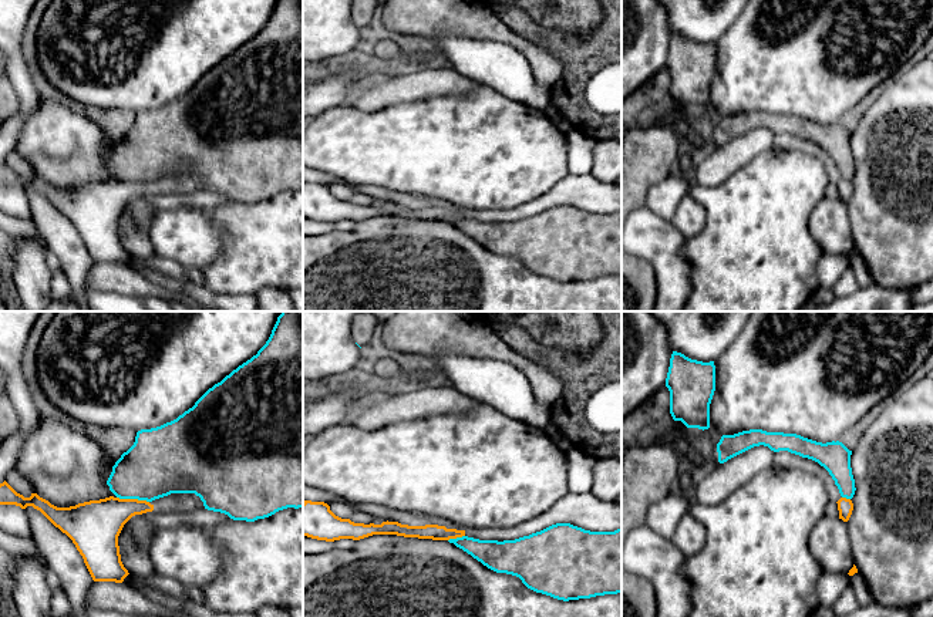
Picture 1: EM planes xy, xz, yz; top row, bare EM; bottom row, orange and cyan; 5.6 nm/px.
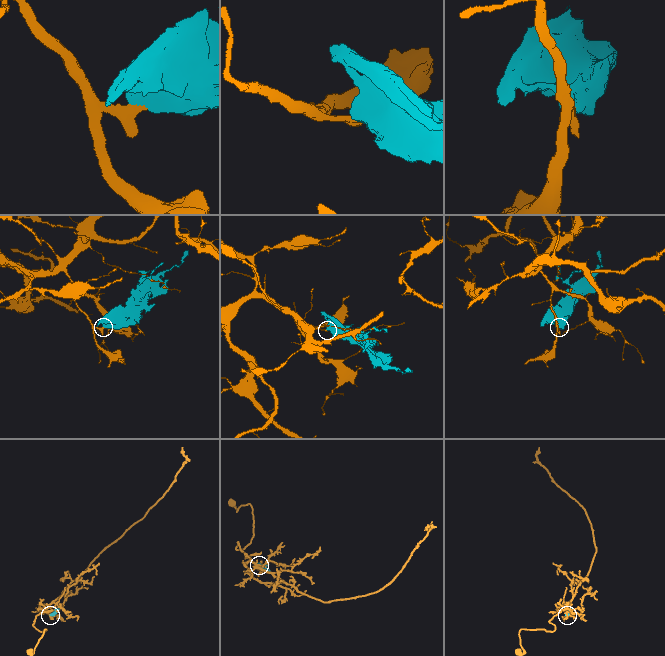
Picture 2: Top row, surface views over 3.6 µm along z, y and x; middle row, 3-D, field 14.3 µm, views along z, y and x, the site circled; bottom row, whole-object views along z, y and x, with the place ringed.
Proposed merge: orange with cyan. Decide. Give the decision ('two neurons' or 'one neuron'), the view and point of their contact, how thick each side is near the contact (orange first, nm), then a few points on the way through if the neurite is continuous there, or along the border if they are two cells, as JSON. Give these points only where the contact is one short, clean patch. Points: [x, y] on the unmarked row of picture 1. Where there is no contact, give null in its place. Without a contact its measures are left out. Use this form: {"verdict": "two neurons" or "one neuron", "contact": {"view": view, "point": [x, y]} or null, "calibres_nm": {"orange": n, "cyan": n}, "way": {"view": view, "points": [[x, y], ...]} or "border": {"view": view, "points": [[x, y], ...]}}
{"verdict": "two neurons", "contact": {"view": "xy", "point": [132, 181]}, "calibres_nm": {"orange": 280, "cyan": 360}, "border": {"view": "xy", "points": [[117, 178], [148, 184]]}}

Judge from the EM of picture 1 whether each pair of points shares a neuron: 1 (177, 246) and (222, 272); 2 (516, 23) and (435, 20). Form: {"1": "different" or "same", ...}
{"1": "different", "2": "different"}

